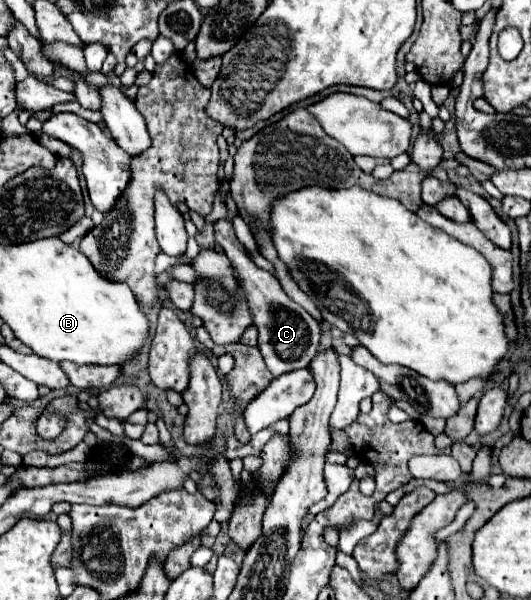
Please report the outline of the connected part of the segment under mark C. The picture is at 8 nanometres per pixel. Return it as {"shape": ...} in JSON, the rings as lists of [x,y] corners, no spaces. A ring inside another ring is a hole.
{"shape":[[[220,219],[214,223],[214,237],[216,237],[216,243],[224,249],[226,257],[232,261],[236,279],[246,293],[252,323],[258,327],[258,349],[260,349],[270,373],[274,377],[278,377],[284,371],[308,367],[308,363],[314,359],[316,347],[320,343],[320,323],[282,291],[278,279],[272,273],[260,269],[246,255],[246,249],[236,239],[234,227],[228,219]]]}

